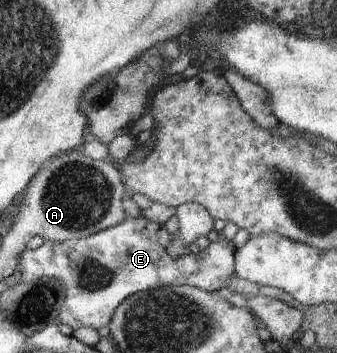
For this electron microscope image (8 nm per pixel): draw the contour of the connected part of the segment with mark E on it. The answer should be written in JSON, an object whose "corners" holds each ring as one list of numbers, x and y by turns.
{"corners":[[138,217,121,222,119,225,103,230,85,239,72,239,64,242,44,241,35,250,29,250,17,257,18,271,22,272,19,283,31,283,44,277,56,277,65,284,66,295,58,323,68,324,70,328,90,327,100,330,111,321,115,310,120,303,131,294,150,290,164,285,187,285,201,288,207,291,227,292,227,282,236,276,234,272,235,246,232,239,223,237,222,231,218,231,216,242,210,243,202,250,193,250,189,254,172,258,168,255,168,246,176,235,170,233,164,225,157,226,146,217]]}

